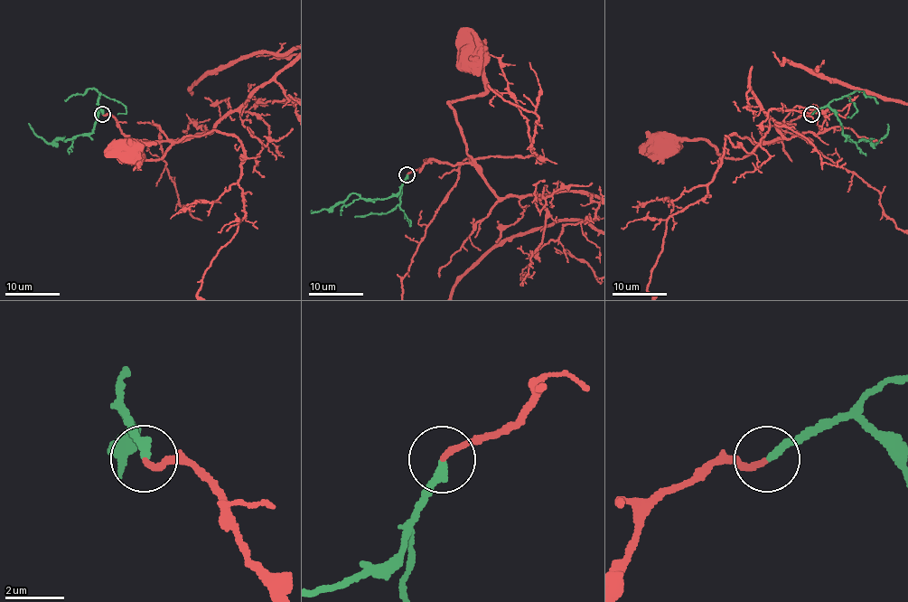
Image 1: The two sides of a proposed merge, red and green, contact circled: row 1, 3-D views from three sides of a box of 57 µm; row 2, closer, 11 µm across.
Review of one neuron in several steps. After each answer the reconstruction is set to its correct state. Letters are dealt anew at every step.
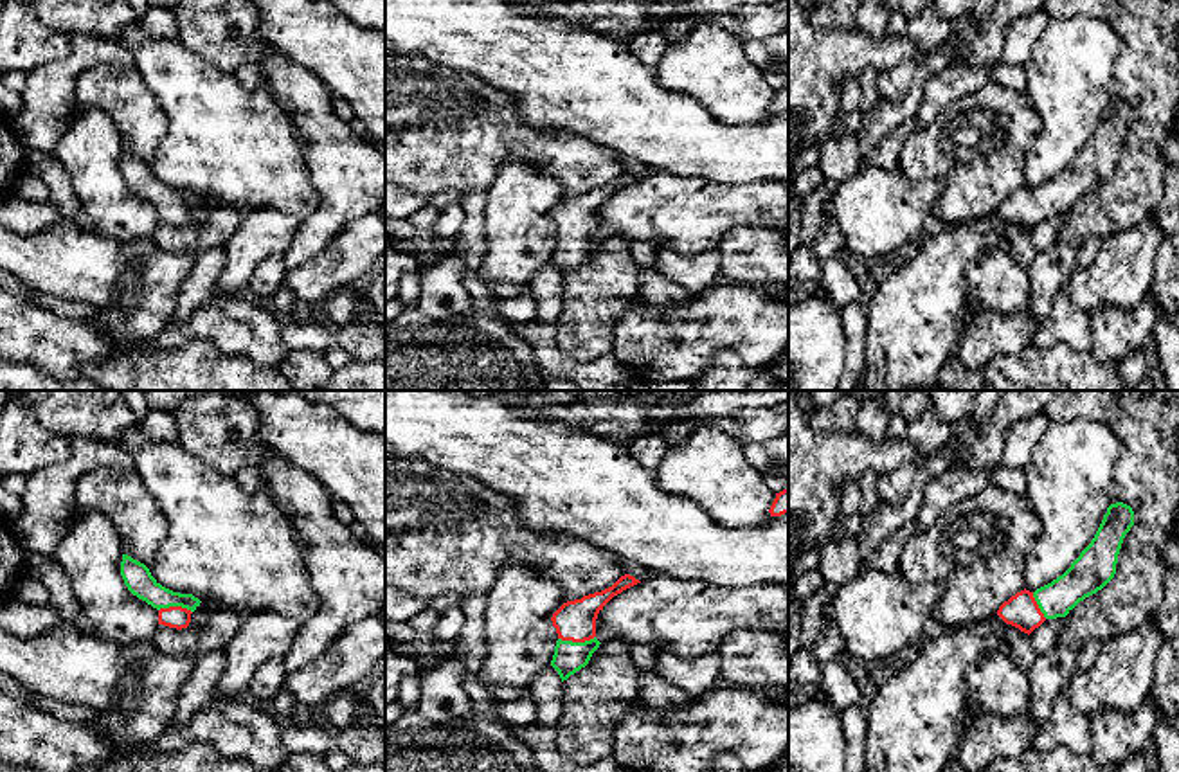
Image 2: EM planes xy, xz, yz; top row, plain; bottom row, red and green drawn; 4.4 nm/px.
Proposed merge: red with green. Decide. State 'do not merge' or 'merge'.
merge

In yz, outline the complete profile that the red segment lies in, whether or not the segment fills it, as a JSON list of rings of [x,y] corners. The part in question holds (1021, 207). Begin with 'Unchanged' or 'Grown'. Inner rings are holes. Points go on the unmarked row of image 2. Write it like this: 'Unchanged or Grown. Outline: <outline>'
Grown. Outline: [[[1111,101],[1091,140],[1062,173],[1035,189],[1017,189],[999,203],[997,212],[1028,232],[1046,216],[1066,214],[1114,175],[1123,135],[1132,122],[1132,104]]]

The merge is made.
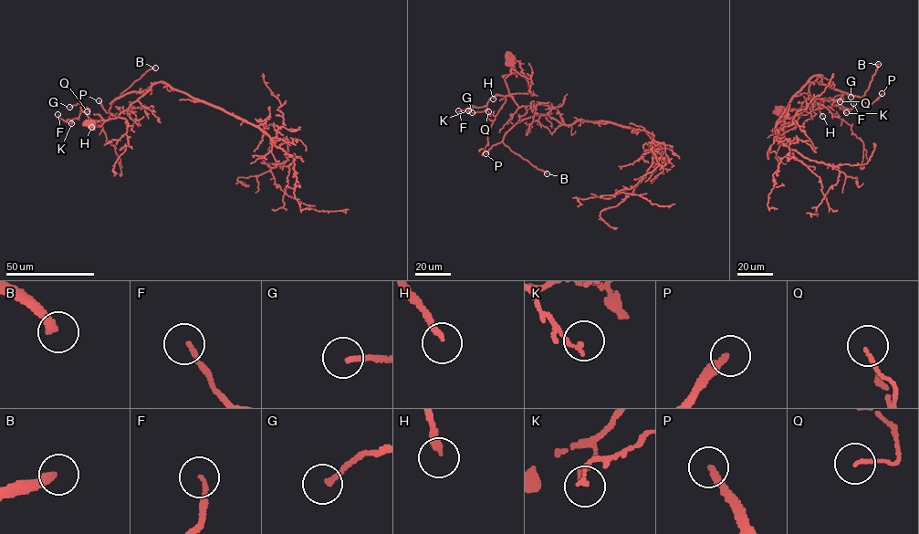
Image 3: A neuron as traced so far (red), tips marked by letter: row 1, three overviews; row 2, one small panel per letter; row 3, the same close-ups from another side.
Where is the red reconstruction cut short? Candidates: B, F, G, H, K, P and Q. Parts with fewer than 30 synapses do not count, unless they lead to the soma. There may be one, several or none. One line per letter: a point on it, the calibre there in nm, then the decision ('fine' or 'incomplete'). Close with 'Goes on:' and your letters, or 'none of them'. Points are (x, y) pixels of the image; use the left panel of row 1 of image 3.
B: place (155, 68); calibre 320 nm; incomplete
F: place (57, 114); calibre 140 nm; fine
G: place (69, 107); calibre 170 nm; fine
H: place (91, 127); calibre 180 nm; incomplete
K: place (71, 123); calibre 140 nm; fine
P: place (99, 100); calibre 260 nm; incomplete
Q: place (87, 111); calibre 120 nm; fine
Goes on: B, H, P

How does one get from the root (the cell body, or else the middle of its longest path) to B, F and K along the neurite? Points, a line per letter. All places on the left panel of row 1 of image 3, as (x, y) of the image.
B: (88, 123), (99, 120), (90, 124), (100, 126), (125, 110), (153, 83), (110, 103), (155, 68)
F: (88, 123), (99, 120), (90, 124), (100, 126), (104, 121), (90, 120), (81, 109), (72, 120), (57, 114)
K: (88, 123), (99, 120), (90, 124), (100, 126), (104, 121), (90, 120), (81, 109), (79, 116), (71, 123)

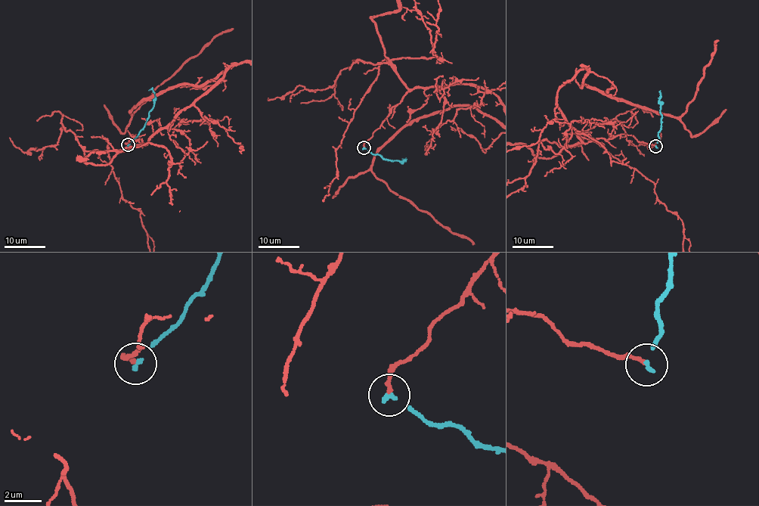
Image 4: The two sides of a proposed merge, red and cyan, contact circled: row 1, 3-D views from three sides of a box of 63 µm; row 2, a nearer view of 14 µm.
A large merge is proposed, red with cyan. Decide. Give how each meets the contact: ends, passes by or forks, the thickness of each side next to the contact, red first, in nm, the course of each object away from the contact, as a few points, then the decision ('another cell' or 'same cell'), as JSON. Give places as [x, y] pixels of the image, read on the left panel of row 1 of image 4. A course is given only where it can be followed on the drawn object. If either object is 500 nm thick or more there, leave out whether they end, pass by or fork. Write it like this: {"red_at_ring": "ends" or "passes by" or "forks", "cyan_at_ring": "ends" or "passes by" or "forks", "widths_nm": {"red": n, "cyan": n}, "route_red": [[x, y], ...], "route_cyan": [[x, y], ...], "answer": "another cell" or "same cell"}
{"red_at_ring": "ends", "cyan_at_ring": "ends", "widths_nm": {"red": 200, "cyan": 200}, "route_red": [[128, 145], [130, 135], [146, 144], [123, 150], [104, 165], [84, 160], [91, 153], [103, 153], [81, 158]], "route_cyan": [[128, 145], [145, 124], [154, 103], [154, 91], [149, 90]], "answer": "another cell"}

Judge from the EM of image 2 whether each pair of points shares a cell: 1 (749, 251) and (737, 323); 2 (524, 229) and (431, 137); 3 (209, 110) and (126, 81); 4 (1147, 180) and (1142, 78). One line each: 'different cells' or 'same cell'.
1: different cells
2: different cells
3: different cells
4: same cell

